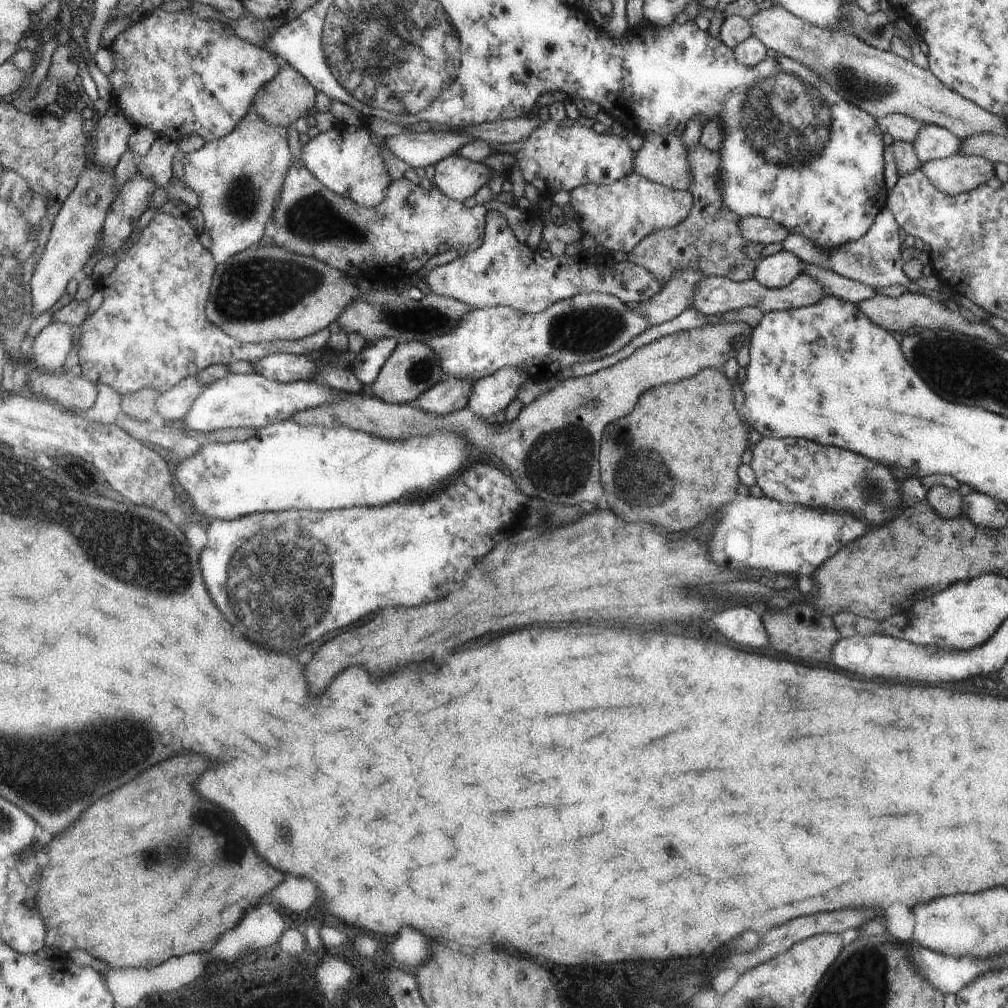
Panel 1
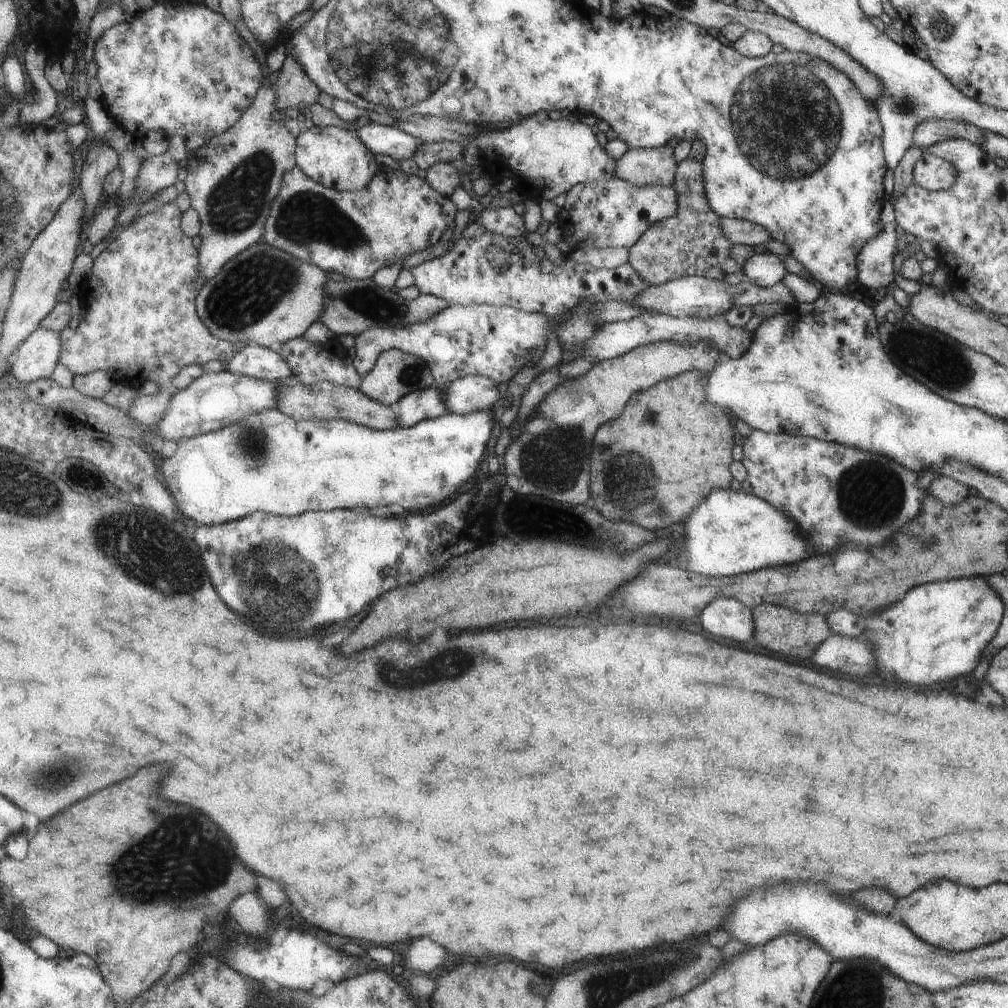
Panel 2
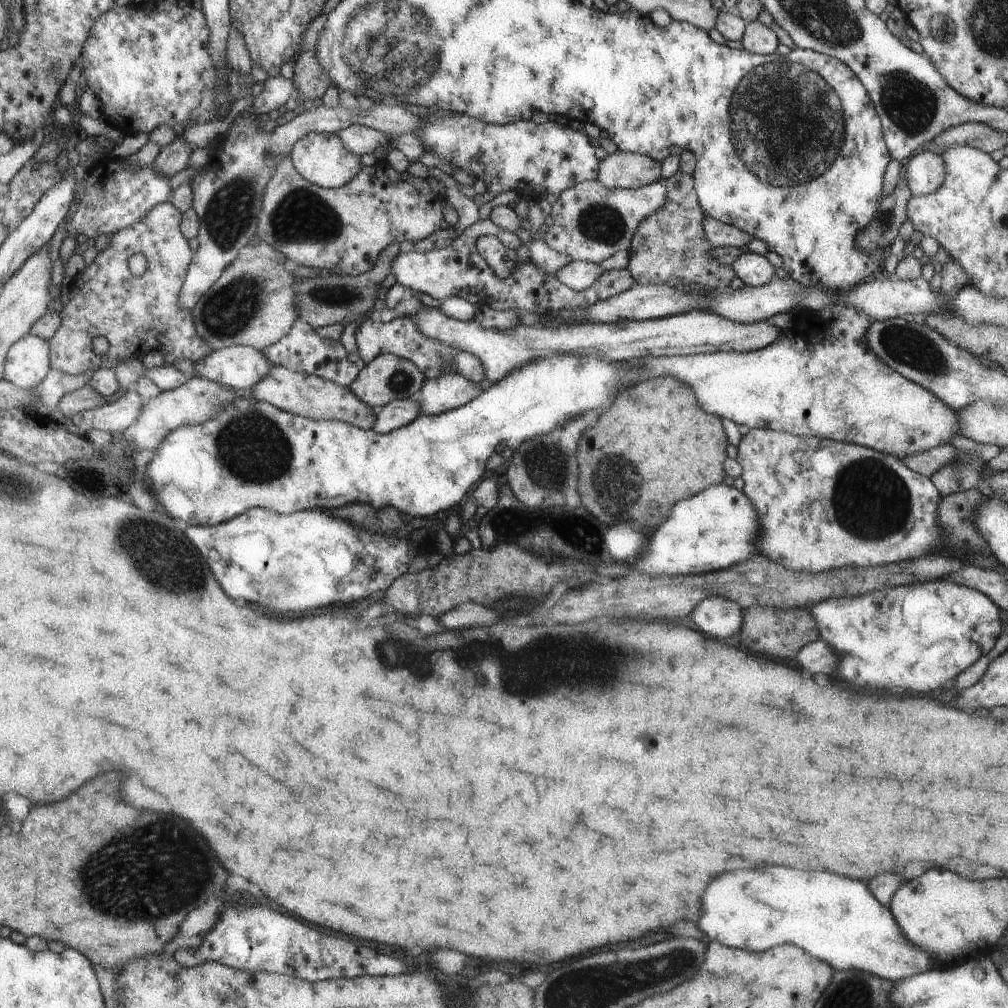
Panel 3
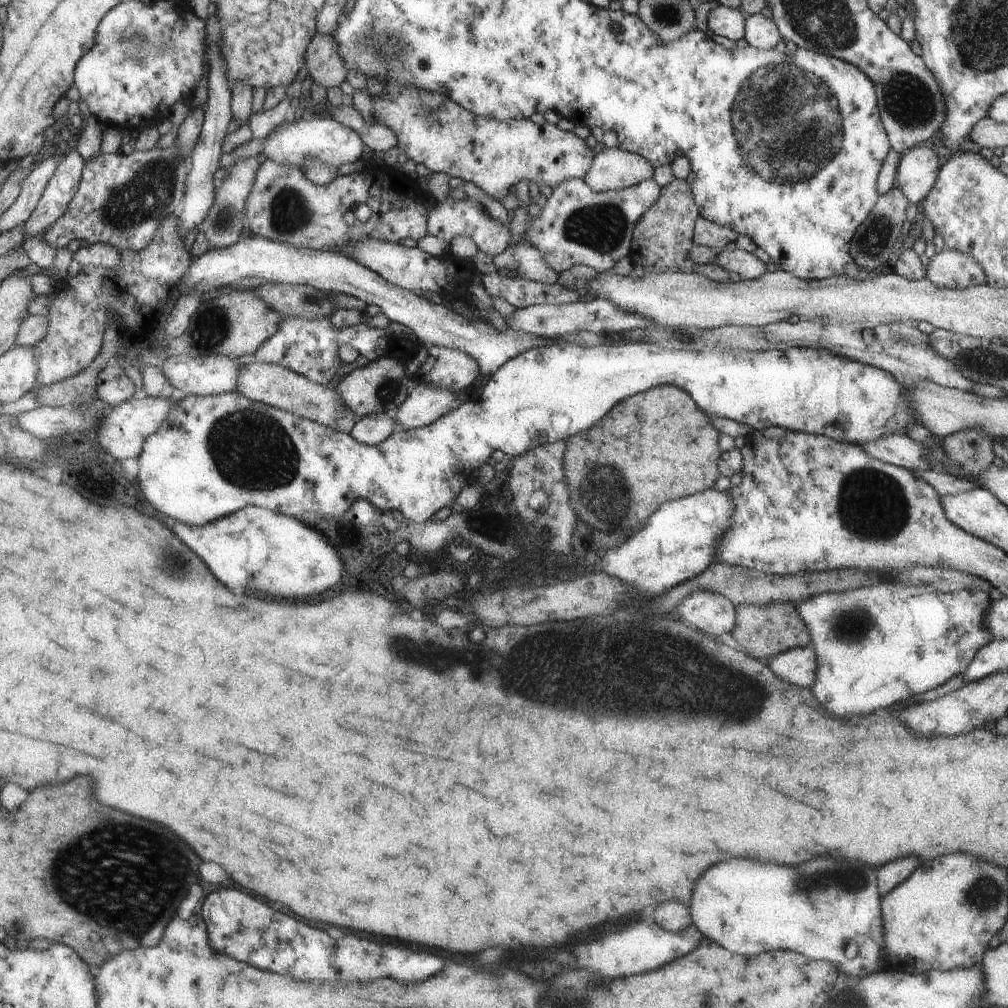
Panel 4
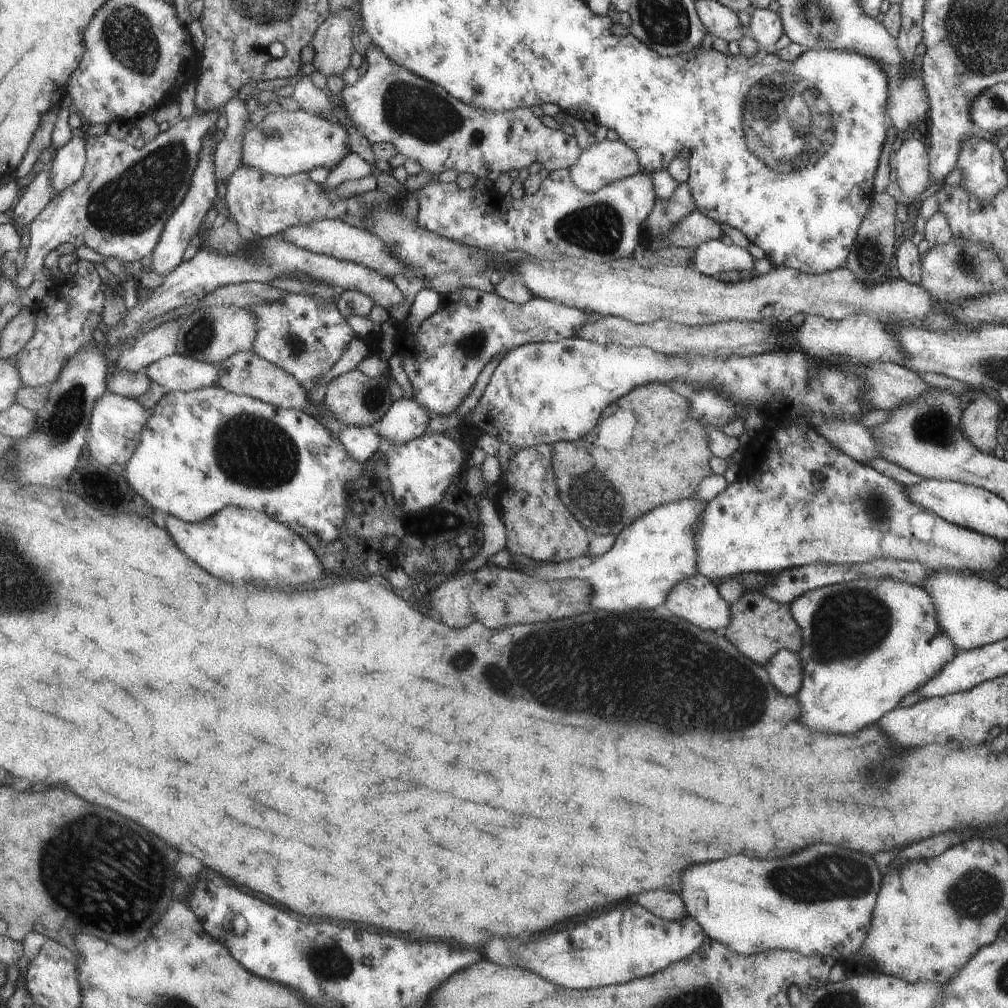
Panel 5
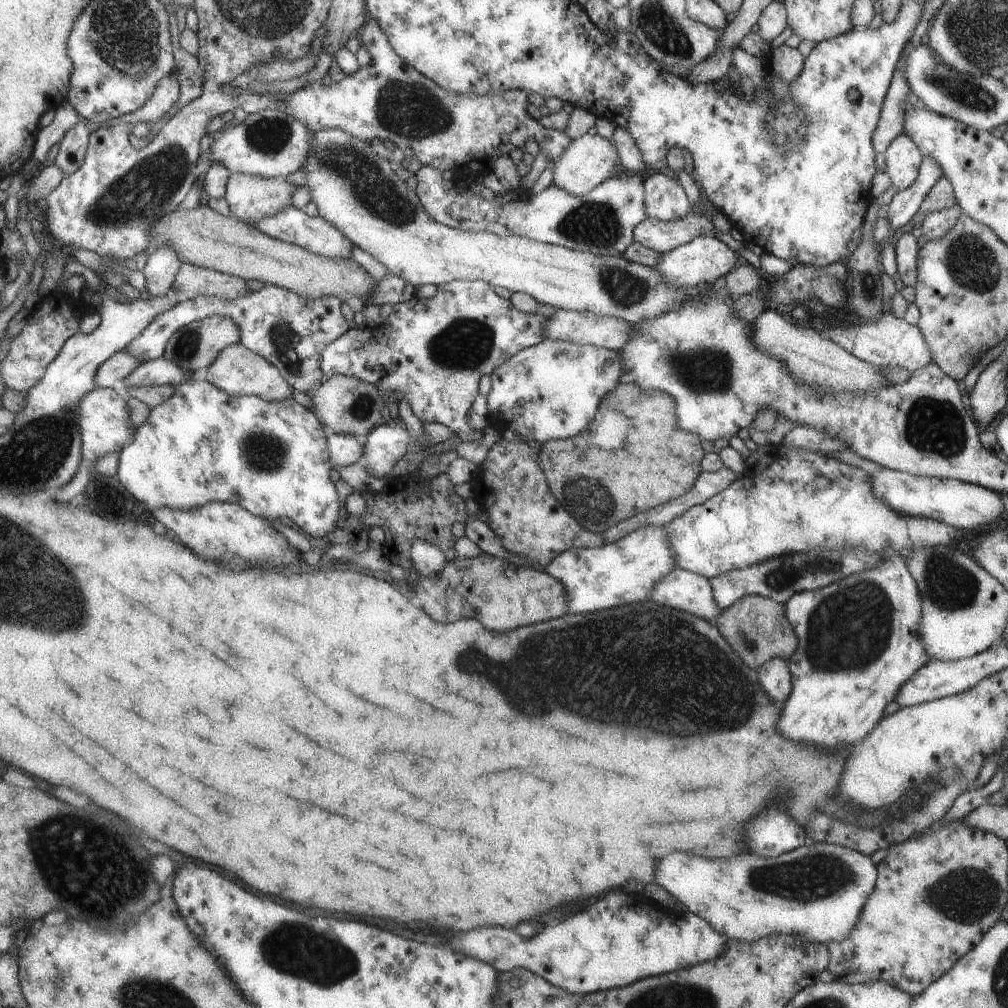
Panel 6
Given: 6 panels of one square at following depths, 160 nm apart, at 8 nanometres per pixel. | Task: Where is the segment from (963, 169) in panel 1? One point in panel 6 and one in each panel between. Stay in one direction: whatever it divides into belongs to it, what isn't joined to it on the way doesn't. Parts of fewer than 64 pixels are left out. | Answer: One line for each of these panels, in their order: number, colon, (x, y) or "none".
2: (930, 172)
3: (923, 172)
4: (918, 167)
5: (909, 164)
6: (902, 158)

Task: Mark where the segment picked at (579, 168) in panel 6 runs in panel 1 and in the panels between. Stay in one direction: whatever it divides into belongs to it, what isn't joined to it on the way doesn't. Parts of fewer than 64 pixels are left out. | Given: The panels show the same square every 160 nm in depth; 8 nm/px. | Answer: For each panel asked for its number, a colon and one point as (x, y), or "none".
1: (661, 158)
2: (639, 166)
3: (623, 169)
4: (613, 168)
5: (603, 162)

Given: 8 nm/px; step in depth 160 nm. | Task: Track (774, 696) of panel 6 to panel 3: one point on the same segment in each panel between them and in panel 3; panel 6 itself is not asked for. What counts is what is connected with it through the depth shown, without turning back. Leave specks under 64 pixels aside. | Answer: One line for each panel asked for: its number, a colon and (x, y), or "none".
3: (815, 657)
4: (798, 665)
5: (784, 669)

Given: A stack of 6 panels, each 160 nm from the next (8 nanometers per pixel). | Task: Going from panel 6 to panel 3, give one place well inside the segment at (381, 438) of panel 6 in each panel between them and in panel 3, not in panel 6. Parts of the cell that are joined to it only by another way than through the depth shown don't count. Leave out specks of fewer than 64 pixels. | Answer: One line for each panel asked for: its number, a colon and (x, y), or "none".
3: (437, 395)
4: (425, 403)
5: (404, 420)

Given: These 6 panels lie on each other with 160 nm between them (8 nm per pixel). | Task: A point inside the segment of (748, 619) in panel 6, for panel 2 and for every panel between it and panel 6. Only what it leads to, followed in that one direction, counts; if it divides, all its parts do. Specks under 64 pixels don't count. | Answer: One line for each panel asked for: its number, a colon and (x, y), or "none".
2: (795, 635)
3: (778, 632)
4: (765, 631)
5: (759, 627)

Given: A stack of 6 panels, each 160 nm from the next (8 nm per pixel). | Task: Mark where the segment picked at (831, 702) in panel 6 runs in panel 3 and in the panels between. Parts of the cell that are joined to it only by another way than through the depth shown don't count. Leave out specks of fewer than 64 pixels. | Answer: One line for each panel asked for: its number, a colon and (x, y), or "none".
3: (914, 637)
4: (877, 645)
5: (866, 644)

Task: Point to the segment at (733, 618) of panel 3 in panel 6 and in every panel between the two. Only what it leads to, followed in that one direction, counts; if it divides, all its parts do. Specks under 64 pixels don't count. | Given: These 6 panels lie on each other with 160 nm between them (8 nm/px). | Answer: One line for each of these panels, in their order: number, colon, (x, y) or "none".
4: (712, 613)
5: (697, 600)
6: (680, 589)

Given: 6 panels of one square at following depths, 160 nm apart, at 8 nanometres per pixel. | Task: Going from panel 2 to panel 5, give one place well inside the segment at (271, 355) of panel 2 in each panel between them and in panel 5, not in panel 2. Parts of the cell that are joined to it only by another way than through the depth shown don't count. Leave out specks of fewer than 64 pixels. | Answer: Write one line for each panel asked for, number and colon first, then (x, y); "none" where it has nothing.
3: (239, 367)
4: (206, 375)
5: (175, 372)

